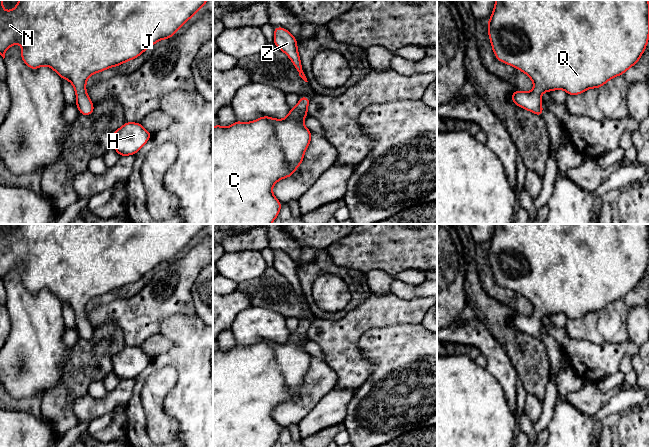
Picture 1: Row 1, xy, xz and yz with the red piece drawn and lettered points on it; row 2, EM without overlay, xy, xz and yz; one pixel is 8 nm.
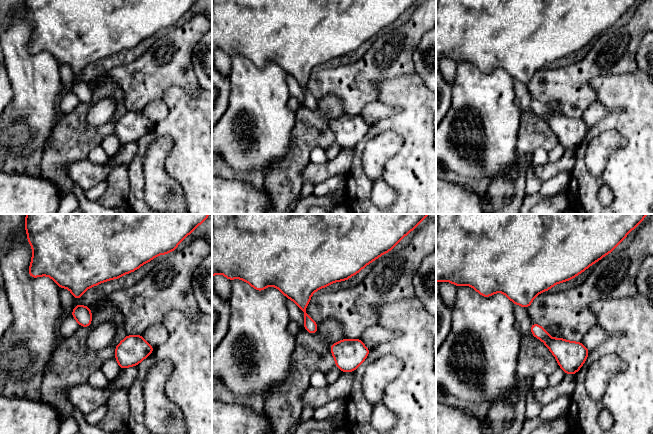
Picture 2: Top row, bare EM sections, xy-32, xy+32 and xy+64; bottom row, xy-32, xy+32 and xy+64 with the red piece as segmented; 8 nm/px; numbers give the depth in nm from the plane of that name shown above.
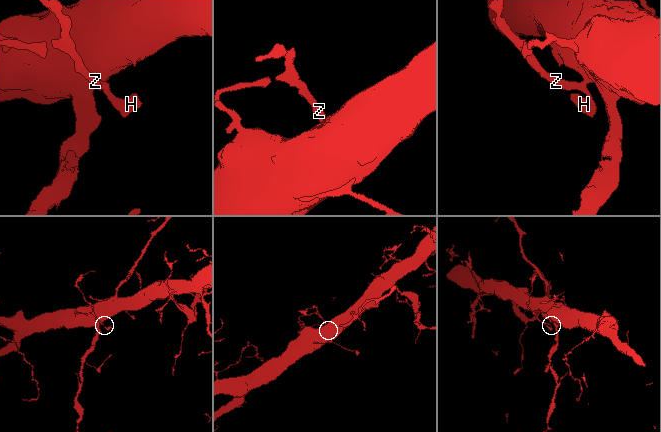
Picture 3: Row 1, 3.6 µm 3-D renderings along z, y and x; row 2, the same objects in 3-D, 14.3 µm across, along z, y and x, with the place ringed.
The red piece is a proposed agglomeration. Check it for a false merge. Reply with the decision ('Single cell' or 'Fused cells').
Single cell

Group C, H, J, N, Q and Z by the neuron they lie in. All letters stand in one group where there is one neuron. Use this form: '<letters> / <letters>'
C H J N Q Z

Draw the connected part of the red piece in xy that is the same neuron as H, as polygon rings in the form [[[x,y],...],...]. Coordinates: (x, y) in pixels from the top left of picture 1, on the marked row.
[[[125,122],[122,127],[112,132],[113,148],[119,156],[135,155],[151,135],[140,123]]]

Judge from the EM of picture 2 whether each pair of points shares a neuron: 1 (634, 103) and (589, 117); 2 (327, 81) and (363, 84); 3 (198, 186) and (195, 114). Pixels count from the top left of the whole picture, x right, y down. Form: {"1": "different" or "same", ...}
{"1": "different", "2": "same", "3": "same"}

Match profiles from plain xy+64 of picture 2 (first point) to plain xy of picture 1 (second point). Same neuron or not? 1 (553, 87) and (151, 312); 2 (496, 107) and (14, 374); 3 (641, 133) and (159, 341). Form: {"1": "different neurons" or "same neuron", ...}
{"1": "same neuron", "2": "same neuron", "3": "different neurons"}

